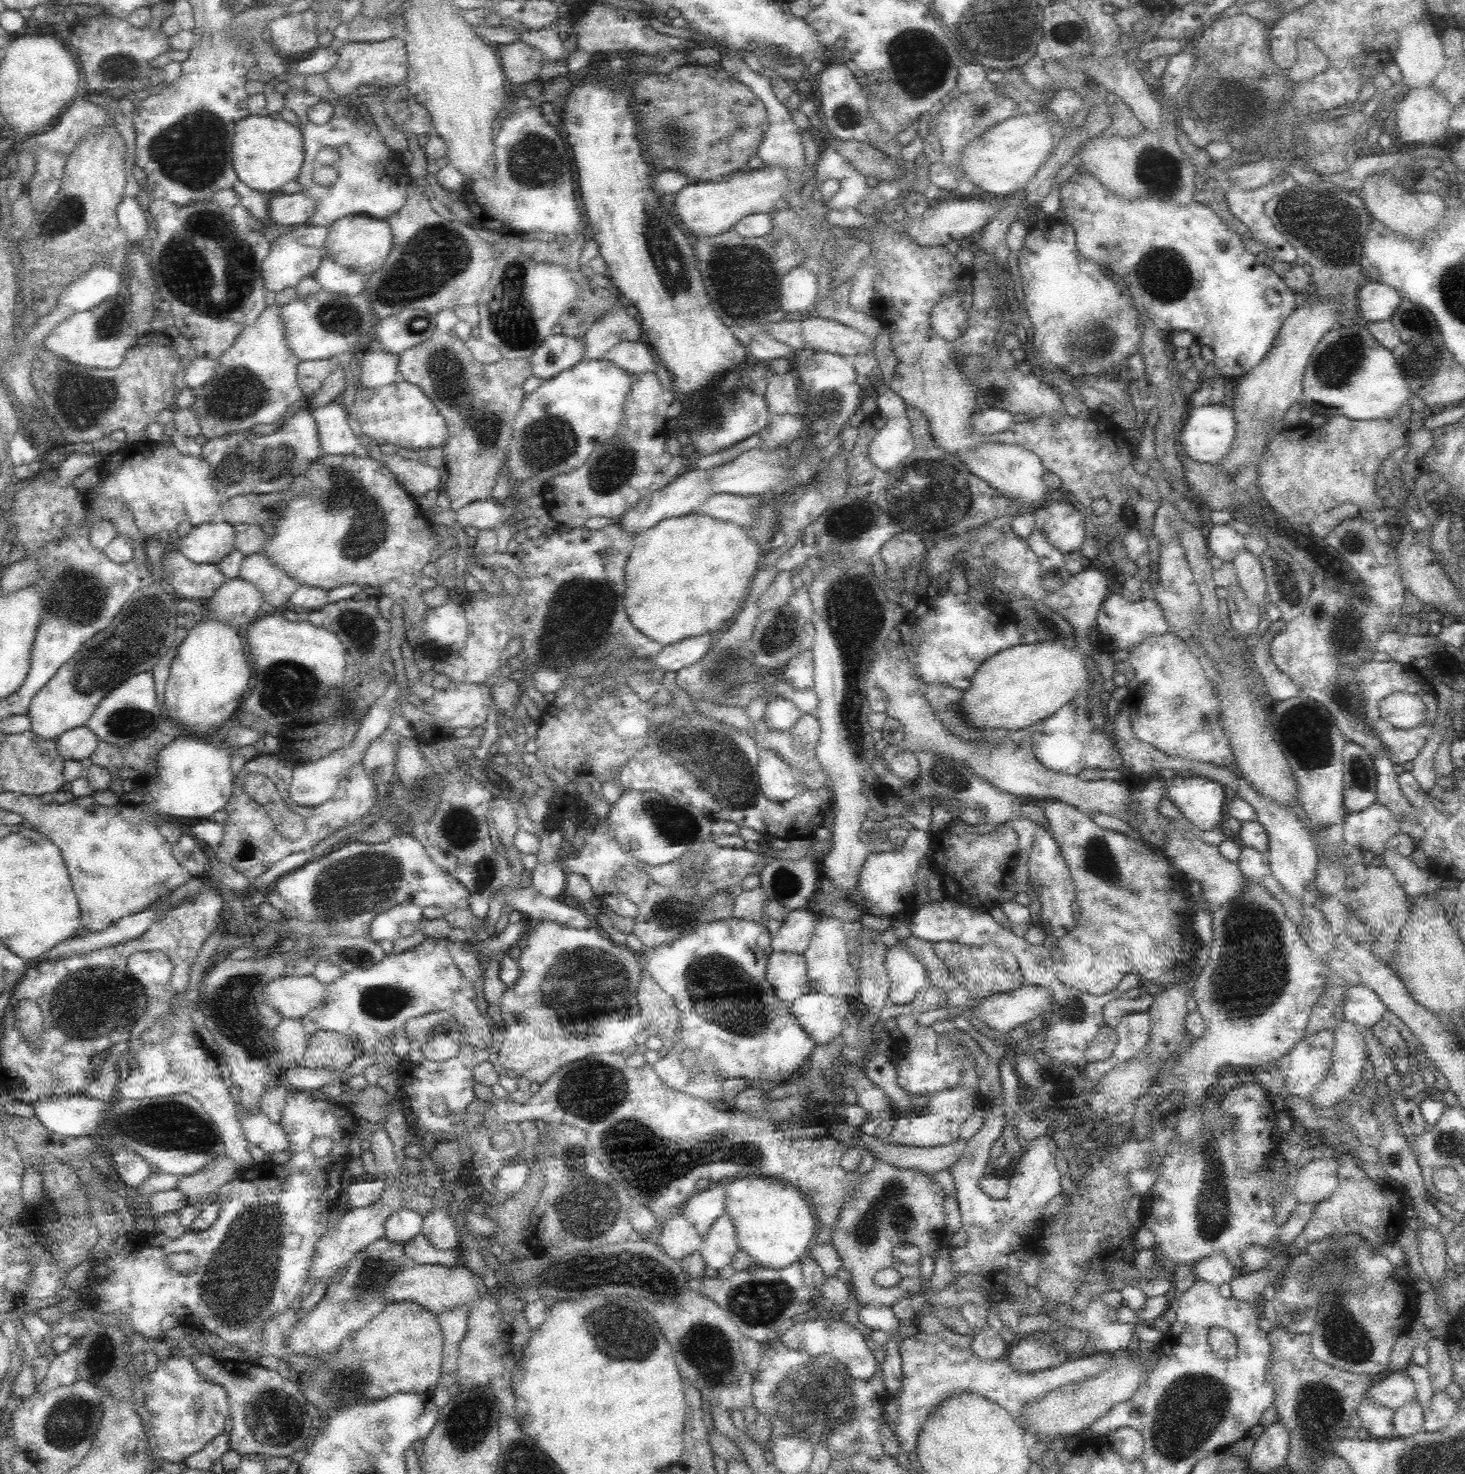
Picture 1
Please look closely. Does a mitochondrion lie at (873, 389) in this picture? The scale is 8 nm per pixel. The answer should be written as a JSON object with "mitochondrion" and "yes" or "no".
{"mitochondrion":"no"}

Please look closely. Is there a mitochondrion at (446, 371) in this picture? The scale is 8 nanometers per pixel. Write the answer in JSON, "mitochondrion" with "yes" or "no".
{"mitochondrion":"yes"}

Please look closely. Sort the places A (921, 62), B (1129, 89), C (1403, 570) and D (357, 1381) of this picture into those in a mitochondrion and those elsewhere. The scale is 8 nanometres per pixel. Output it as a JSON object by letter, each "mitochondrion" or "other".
{"A":"mitochondrion","B":"other","C":"other","D":"mitochondrion"}

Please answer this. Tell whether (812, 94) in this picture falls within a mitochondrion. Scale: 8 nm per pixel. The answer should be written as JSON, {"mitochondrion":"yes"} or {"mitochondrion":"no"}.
{"mitochondrion":"no"}

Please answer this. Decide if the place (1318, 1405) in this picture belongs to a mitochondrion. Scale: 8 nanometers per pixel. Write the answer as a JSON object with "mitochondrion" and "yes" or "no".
{"mitochondrion":"yes"}

